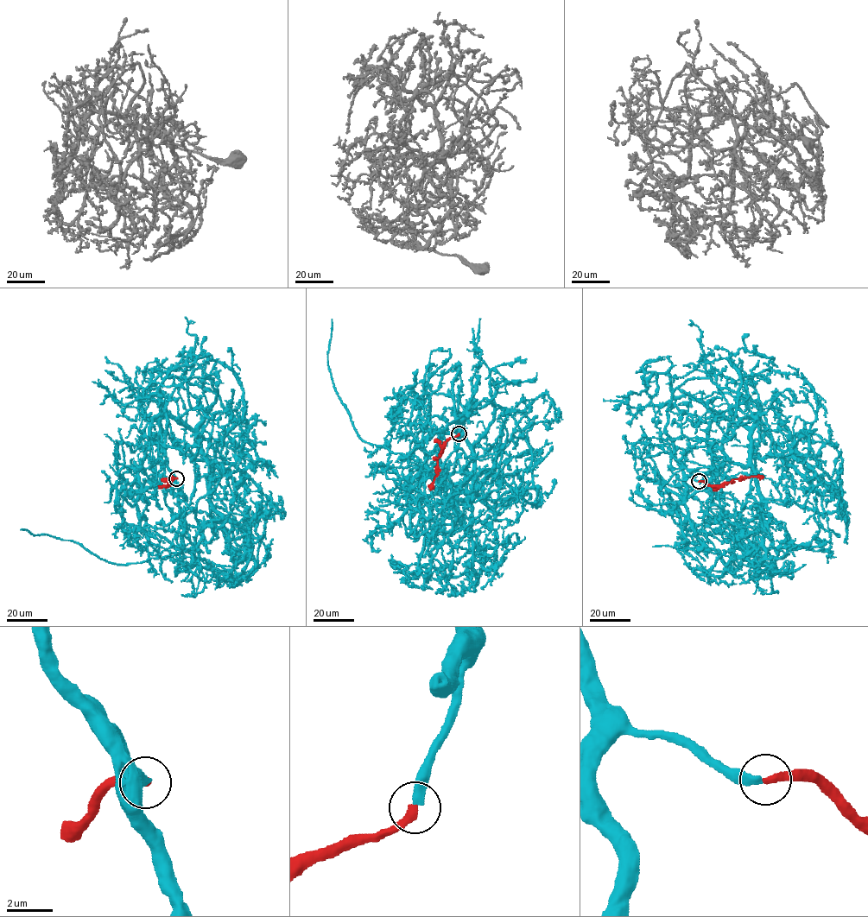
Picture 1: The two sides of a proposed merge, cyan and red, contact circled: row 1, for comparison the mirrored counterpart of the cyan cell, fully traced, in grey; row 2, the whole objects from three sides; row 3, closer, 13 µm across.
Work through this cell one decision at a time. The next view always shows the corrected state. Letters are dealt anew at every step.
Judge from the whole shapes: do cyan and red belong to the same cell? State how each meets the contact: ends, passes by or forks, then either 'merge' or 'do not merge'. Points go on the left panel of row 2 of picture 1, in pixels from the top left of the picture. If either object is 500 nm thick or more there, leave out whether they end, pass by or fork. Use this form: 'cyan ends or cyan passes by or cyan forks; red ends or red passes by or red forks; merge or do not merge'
cyan ends; red ends; merge

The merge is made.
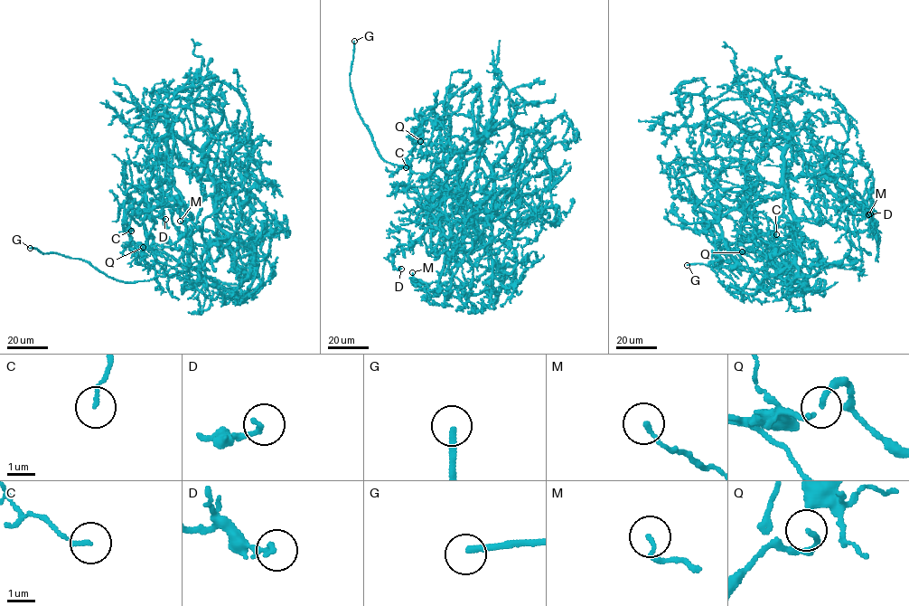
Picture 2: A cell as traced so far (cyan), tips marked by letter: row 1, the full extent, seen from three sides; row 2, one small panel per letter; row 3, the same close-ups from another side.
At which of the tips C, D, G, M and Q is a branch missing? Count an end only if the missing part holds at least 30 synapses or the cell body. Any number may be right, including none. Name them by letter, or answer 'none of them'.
G

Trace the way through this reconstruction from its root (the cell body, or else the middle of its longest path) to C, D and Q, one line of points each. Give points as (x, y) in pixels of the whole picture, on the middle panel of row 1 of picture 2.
C: (447, 160), (475, 141), (473, 119), (447, 108), (450, 132), (443, 146), (431, 107), (423, 115), (406, 167)
D: (447, 160), (492, 129), (474, 151), (488, 163), (493, 194), (398, 245), (392, 266), (401, 269)
Q: (447, 160), (425, 176), (440, 184), (447, 180), (446, 191), (423, 205), (409, 184), (407, 165), (420, 141)

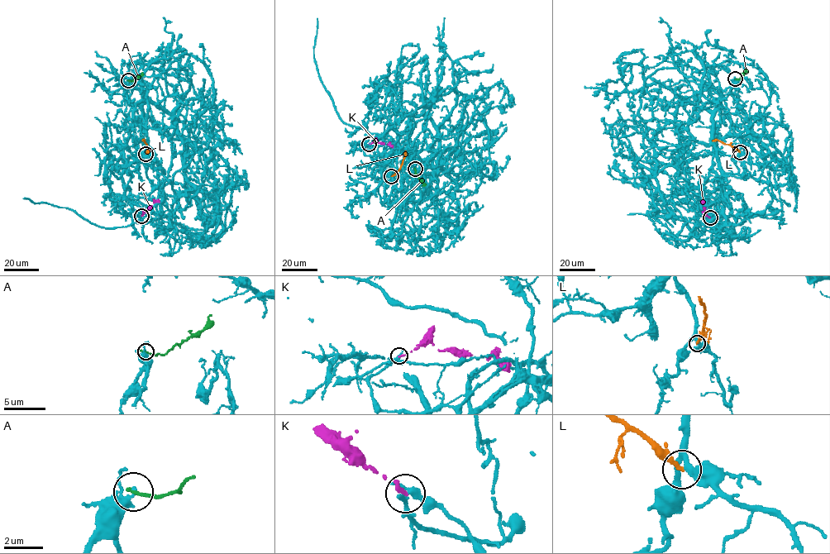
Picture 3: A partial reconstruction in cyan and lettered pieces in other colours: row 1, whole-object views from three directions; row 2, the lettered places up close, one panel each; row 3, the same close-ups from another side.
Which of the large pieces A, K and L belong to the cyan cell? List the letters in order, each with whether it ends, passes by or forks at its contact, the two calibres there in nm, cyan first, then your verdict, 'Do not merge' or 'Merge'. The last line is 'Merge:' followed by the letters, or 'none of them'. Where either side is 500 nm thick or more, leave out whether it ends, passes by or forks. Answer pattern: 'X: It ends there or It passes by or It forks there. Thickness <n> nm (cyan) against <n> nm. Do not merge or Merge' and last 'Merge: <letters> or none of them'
A: It ends there. Thickness 280 nm (cyan) against 180 nm. Do not merge
K: It ends there. Thickness 240 nm (cyan) against 190 nm. Do not merge
L: It ends there. Thickness 240 nm (cyan) against 220 nm. Do not merge
Merge: none of them

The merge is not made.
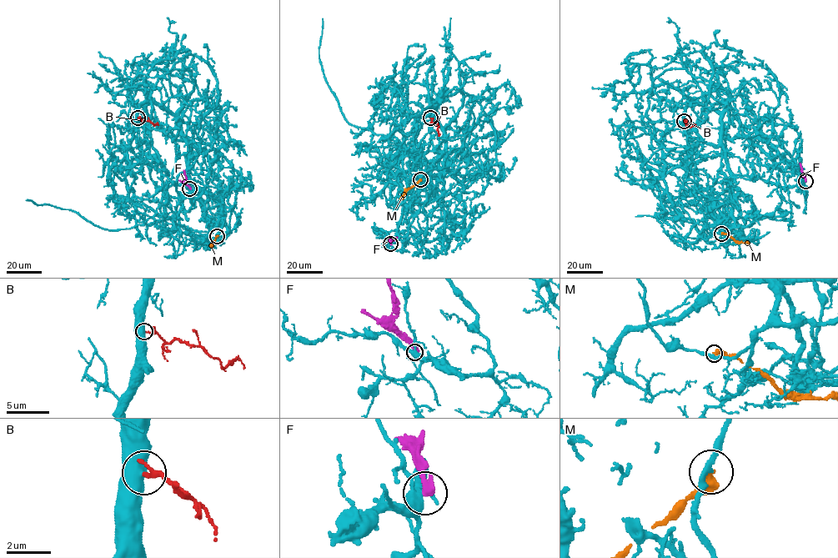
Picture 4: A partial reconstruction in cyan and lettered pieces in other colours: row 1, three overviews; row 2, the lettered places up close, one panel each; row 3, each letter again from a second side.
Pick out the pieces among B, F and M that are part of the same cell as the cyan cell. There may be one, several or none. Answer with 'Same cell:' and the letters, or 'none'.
Same cell: B

